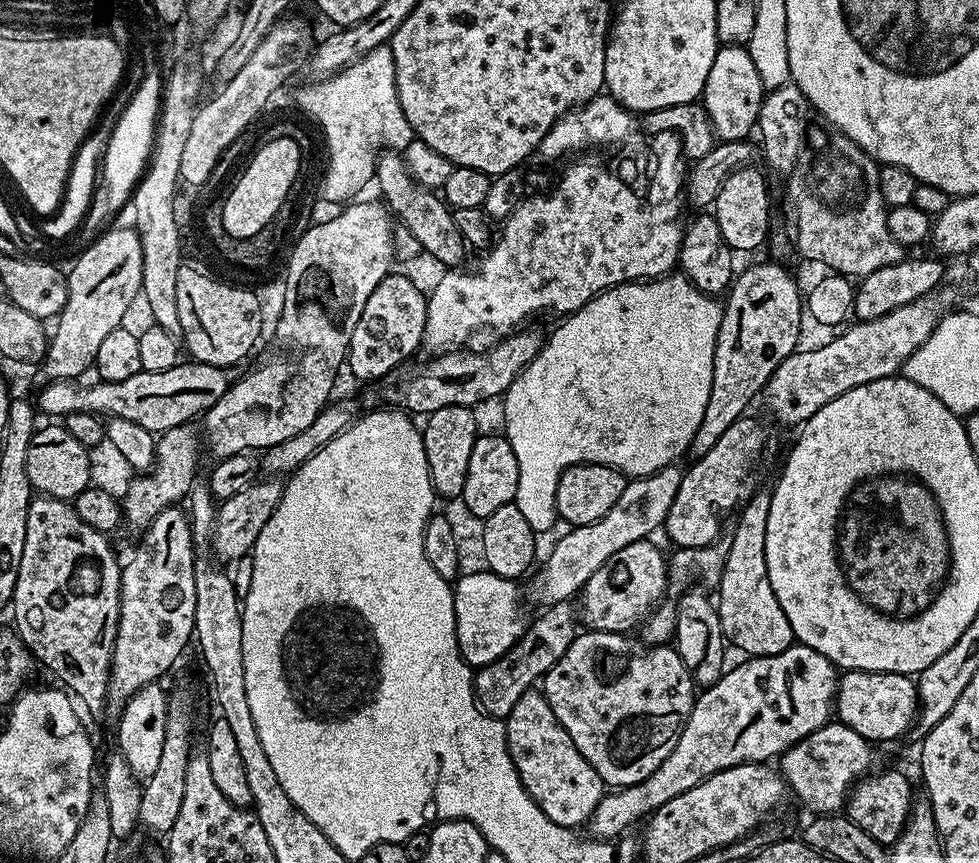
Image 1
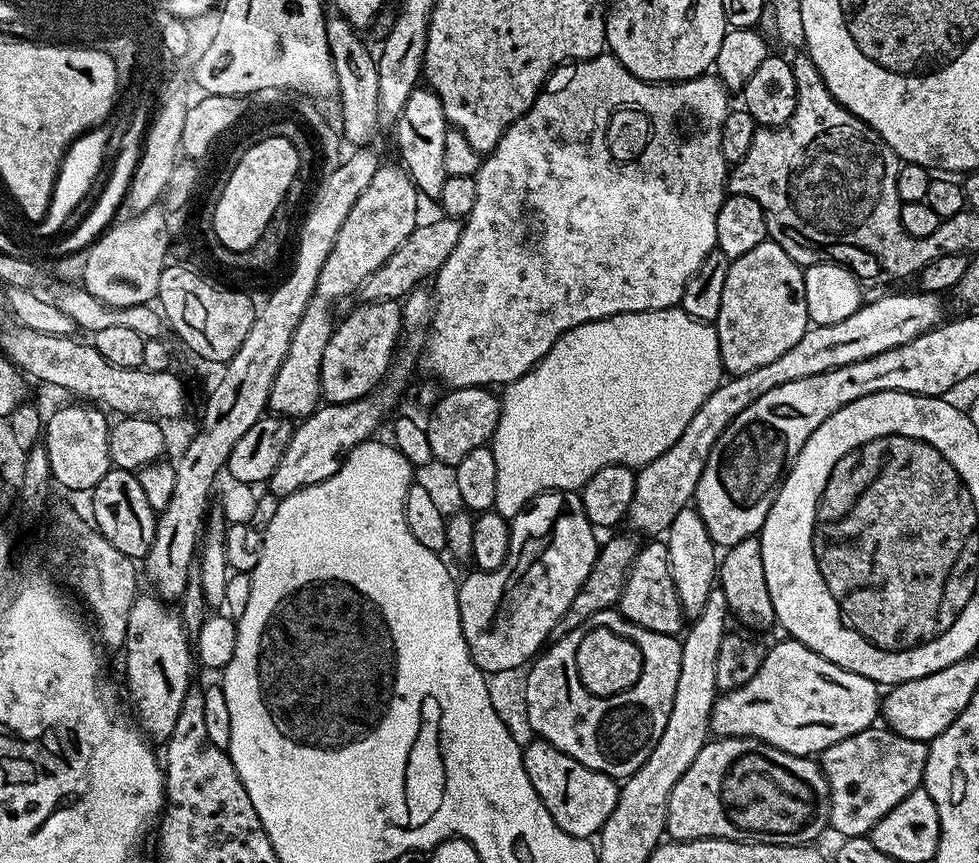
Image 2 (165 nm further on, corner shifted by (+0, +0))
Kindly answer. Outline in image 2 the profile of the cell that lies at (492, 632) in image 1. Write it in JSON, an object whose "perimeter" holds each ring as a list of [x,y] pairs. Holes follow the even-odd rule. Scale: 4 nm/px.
{"perimeter":[[[579,491],[538,494],[517,516],[511,517],[510,527],[507,562],[493,572],[472,570],[464,581],[459,581],[456,590],[462,634],[473,662],[483,673],[528,664],[549,643],[554,626],[566,614],[566,606],[574,602],[574,594],[586,582],[598,551],[598,532],[586,518]]]}

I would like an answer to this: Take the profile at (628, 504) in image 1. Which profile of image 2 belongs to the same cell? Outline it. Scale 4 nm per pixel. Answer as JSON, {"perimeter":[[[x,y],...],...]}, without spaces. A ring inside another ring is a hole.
{"perimeter":[[[915,291],[896,292],[893,296],[880,296],[877,300],[870,301],[869,304],[868,301],[861,303],[860,308],[854,310],[854,314],[850,314],[850,318],[842,318],[842,322],[809,327],[808,332],[802,334],[802,338],[798,338],[798,342],[794,342],[794,346],[790,346],[790,350],[786,350],[786,354],[782,354],[782,358],[774,358],[774,362],[770,362],[766,366],[758,366],[746,374],[732,376],[721,382],[712,391],[710,398],[706,398],[706,402],[702,402],[702,406],[694,414],[694,418],[690,418],[690,426],[686,426],[686,430],[682,430],[682,438],[678,438],[678,442],[674,442],[674,446],[670,446],[670,450],[666,450],[666,454],[654,458],[654,462],[645,464],[636,472],[634,502],[630,502],[630,510],[626,517],[627,523],[632,523],[631,531],[636,534],[645,532],[648,538],[659,537],[656,536],[659,532],[660,535],[667,533],[670,522],[674,522],[674,517],[678,515],[678,510],[689,507],[693,503],[698,478],[702,478],[702,470],[706,470],[710,450],[716,445],[718,438],[726,430],[726,426],[730,426],[730,422],[734,422],[734,418],[738,418],[738,414],[742,414],[742,410],[746,410],[746,406],[750,406],[758,398],[762,398],[762,394],[770,394],[770,390],[774,390],[786,382],[798,382],[798,378],[810,378],[814,374],[850,366],[850,362],[862,362],[866,358],[874,358],[878,354],[882,354],[882,350],[894,350],[894,346],[902,346],[906,342],[918,338],[923,332],[929,332],[931,328],[935,328],[942,318],[942,315],[940,316],[941,297],[934,292]]]}

